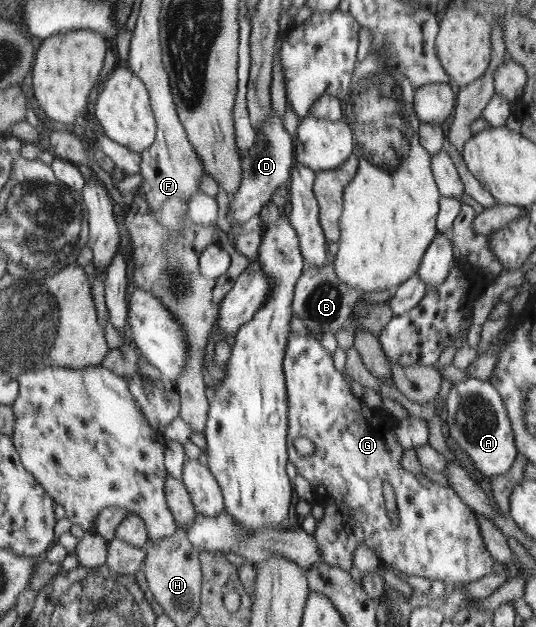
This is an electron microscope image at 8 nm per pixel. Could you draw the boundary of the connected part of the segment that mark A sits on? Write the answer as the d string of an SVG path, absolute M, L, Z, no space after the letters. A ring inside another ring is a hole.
M470 378L453 384L444 409L446 409L444 420L448 425L450 437L464 453L468 453L474 467L486 479L493 480L513 467L513 463L520 456L517 440L514 439L513 424L506 415L506 405L501 393L489 381Z

